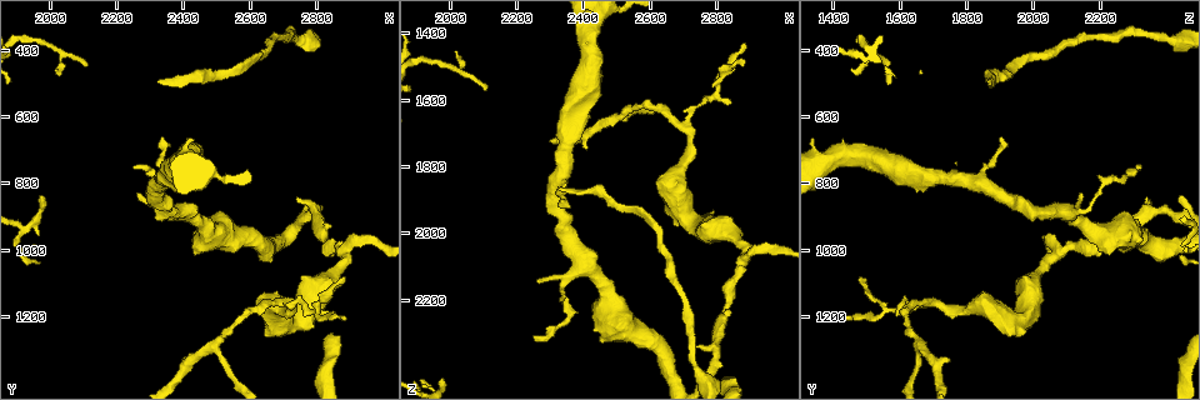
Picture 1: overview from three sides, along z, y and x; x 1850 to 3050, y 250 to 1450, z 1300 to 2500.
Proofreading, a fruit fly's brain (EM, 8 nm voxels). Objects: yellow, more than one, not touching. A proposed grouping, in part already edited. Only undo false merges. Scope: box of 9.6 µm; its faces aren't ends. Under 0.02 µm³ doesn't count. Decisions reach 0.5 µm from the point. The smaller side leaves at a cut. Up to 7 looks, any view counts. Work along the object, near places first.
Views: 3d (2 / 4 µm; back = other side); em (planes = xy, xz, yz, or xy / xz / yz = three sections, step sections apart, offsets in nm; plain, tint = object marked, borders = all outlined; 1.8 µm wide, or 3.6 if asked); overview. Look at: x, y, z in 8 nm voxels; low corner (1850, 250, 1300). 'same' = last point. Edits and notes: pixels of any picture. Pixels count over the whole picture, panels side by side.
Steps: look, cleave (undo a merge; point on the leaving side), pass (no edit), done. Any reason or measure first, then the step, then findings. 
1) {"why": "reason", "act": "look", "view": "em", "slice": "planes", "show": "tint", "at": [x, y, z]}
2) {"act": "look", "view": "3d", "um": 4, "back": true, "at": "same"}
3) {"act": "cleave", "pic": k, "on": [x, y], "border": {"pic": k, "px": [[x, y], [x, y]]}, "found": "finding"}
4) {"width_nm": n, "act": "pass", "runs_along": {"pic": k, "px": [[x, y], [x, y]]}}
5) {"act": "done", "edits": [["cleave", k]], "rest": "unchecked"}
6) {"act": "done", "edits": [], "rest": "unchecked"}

{"why": "calibre changes", "act": "look", "view": "em", "slice": "planes", "show": "tint", "at": [2880, 1010, 2080]}

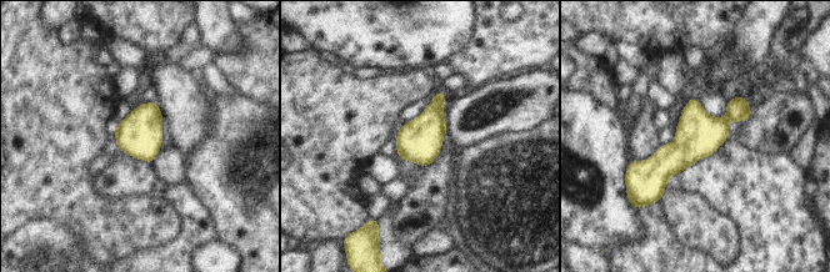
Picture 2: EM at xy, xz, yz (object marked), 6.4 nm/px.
{"width_nm": 280, "act": "pass", "found": "all the same neuron"}

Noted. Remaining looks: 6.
{"why": "two arms in line, one across", "act": "look", "view": "em", "slice": "planes", "show": "plain", "at": [2490, 1290, 1650]}

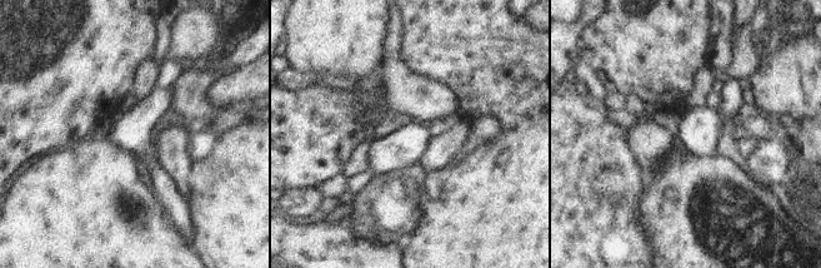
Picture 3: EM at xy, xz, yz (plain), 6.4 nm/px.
{"why": "where the object lies", "act": "look", "view": "em", "slice": "planes", "show": "tint", "at": "same"}

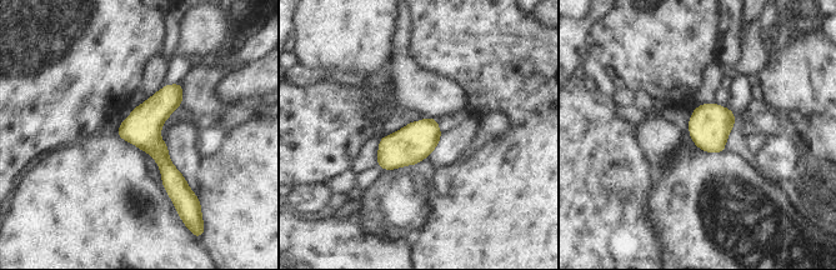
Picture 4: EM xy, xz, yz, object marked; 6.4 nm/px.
{"width_nm": 240, "act": "pass", "runs_along": {"pic": 4, "px": [[179, 86], [153, 114], [178, 194]]}, "found": "one neuron here"}

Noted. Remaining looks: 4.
{"why": "calibre changes", "act": "look", "view": "em", "slice": "planes", "show": "tint", "at": [2750, 370, 2410]}

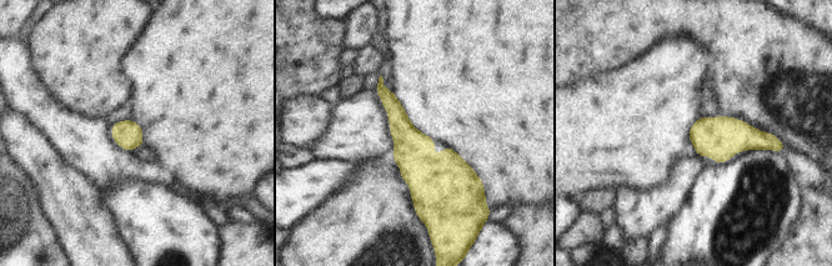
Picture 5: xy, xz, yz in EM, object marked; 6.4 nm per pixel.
{"act": "pass", "found": "continuous, no second neuron"}

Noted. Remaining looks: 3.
{"act": "done", "edits": [], "rest": "unchecked"}

